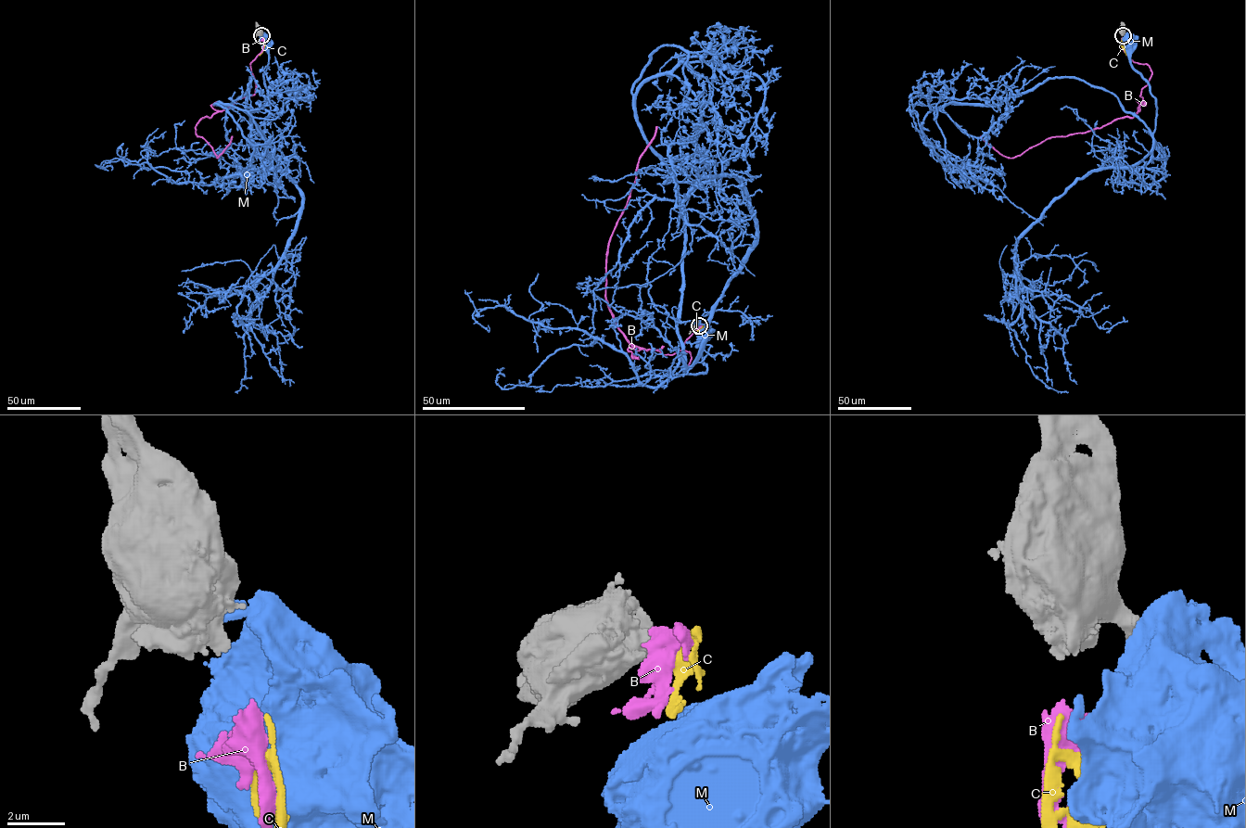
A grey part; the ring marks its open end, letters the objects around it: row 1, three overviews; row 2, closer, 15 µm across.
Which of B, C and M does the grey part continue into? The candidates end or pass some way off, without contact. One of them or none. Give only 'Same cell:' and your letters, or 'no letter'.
Same cell: no letter

